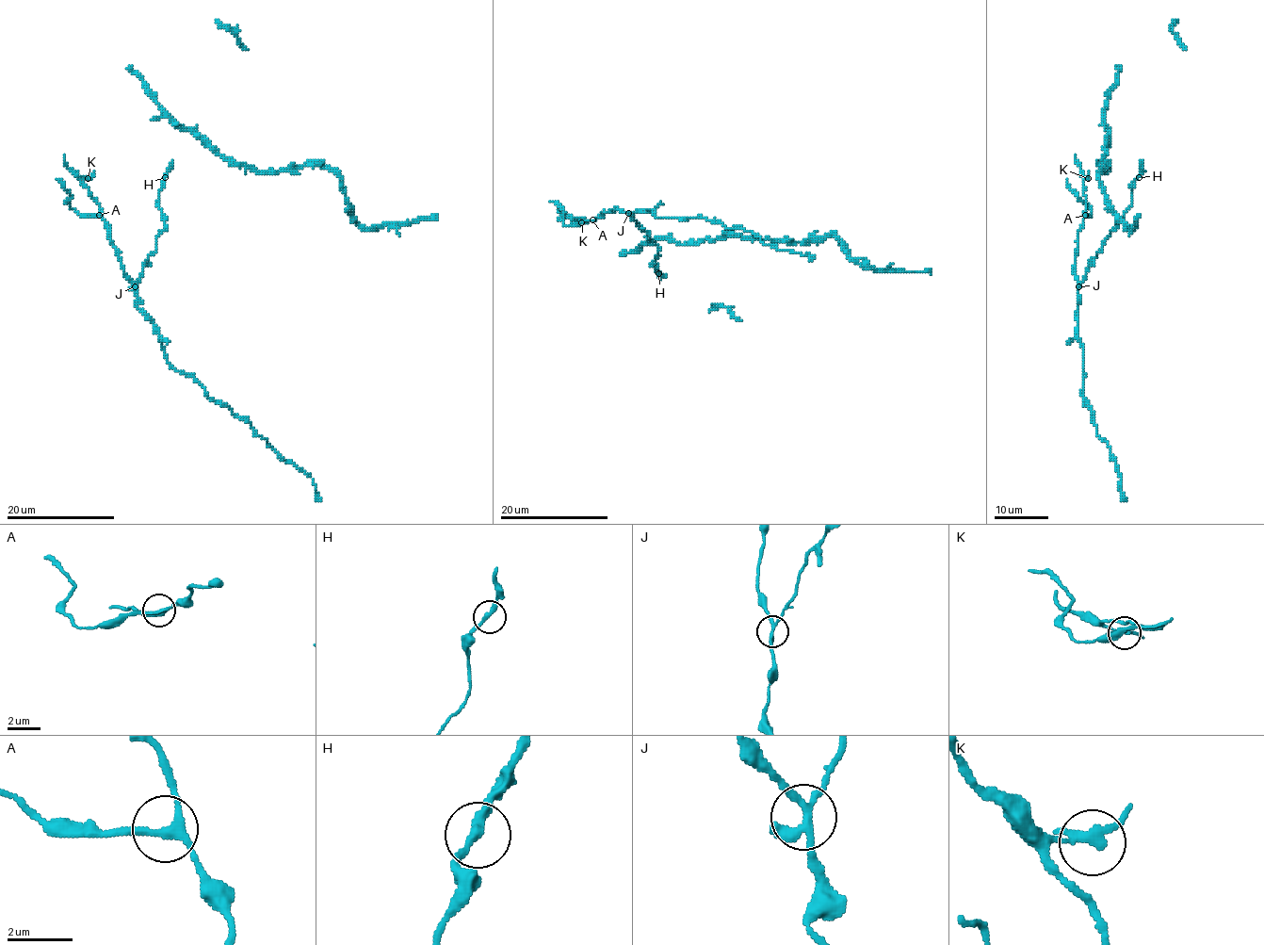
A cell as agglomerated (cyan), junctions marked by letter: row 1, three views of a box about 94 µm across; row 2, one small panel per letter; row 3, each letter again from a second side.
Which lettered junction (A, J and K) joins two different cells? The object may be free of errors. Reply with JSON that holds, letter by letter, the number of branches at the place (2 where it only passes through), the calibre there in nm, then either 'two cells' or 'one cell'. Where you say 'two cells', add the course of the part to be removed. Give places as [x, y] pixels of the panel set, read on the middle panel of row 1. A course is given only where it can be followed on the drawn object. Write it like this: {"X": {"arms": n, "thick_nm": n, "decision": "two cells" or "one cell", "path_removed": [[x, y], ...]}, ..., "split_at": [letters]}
{"A": {"arms": 3, "thick_nm": 200, "decision": "one cell"}, "J": {"arms": 3, "thick_nm": 240, "decision": "two cells", "path_removed": [[629, 213], [649, 235], [649, 241], [658, 248], [652, 267], [661, 276], [667, 275]]}, "K": {"arms": 2, "thick_nm": 240, "decision": "one cell"}, "split_at": ["J"]}

